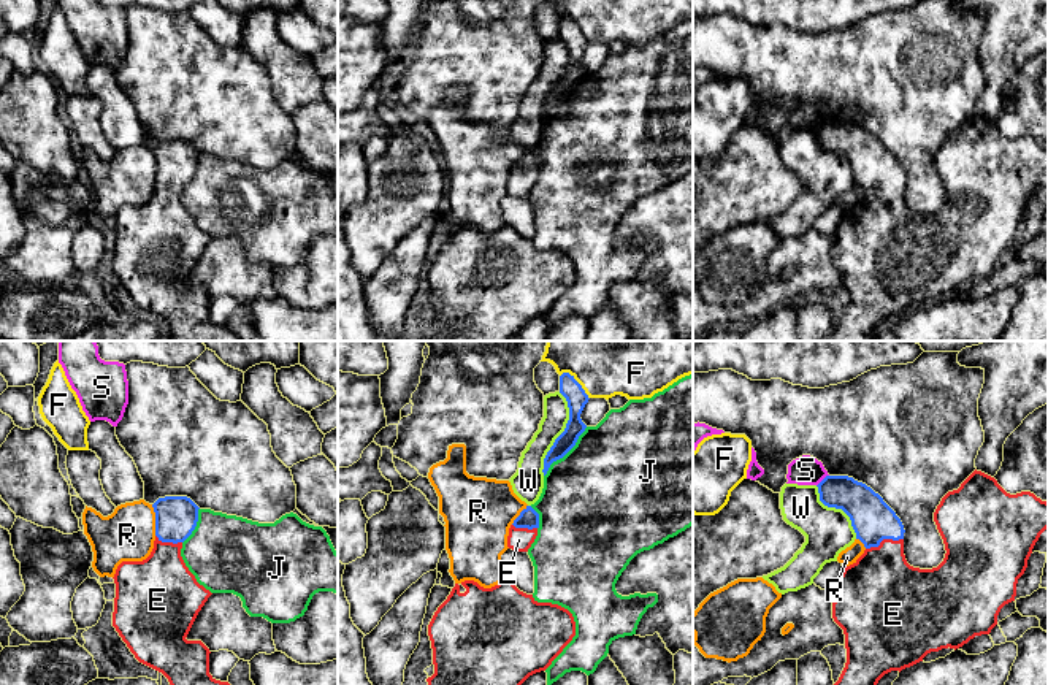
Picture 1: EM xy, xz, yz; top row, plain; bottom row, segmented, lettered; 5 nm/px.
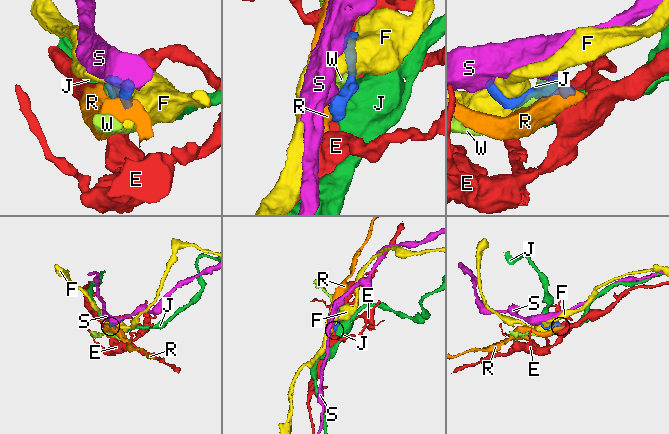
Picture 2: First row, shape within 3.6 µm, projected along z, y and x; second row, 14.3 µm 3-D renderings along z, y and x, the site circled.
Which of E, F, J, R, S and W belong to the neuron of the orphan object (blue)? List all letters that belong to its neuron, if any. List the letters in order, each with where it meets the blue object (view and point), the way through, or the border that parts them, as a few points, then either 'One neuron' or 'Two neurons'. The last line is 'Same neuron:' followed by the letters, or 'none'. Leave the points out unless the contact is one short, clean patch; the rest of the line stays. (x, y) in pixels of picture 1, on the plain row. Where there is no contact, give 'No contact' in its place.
E: Touches blue at yz (883, 183). Path across: yz (872, 164), (883, 183), (880, 232). One neuron
F: Touches blue at xz (577, 27). Two neurons
J: Touches blue at xz (565, 99). Two neurons
R: Touches blue at xy (156, 165). Boundary: xy (151, 149), (156, 179). Two neurons
S: Touches blue at yz (822, 126). Two neurons
W: Touches blue at xz (562, 78). Two neurons
Same neuron: E

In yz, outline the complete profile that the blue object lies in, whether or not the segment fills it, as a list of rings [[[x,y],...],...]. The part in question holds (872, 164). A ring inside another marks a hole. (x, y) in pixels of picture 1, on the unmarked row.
[[[973,116],[958,135],[948,136],[934,157],[934,166],[945,189],[943,206],[932,214],[913,212],[904,200],[904,170],[896,157],[870,132],[848,121],[826,121],[818,130],[820,146],[842,154],[866,195],[843,212],[834,235],[832,263],[843,274],[847,308],[829,336],[823,341],[880,341],[878,325],[891,317],[910,312],[931,297],[959,293],[975,281],[989,279],[997,270],[1000,254],[1015,246],[1018,224],[1027,212],[1040,179],[1048,173],[1048,147],[1031,136],[1007,138],[994,122]]]

